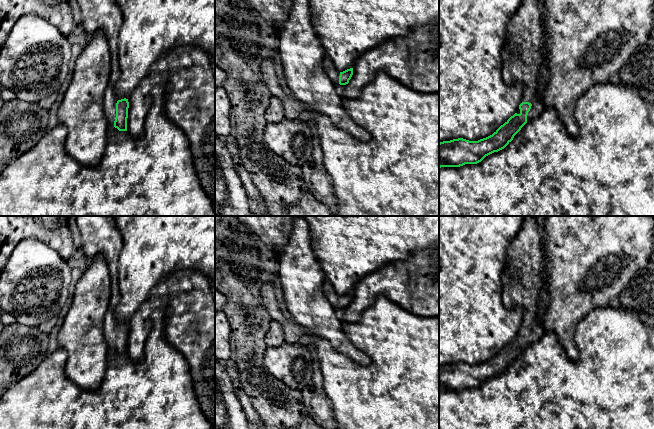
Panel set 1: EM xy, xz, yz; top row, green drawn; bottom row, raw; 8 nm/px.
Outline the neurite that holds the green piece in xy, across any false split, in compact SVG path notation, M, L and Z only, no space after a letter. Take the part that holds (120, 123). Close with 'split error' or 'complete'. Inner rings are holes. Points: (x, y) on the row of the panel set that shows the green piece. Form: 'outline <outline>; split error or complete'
outline M77 0L85 32L91 37L102 32L111 54L111 72L104 92L103 111L109 127L127 131L128 99L116 100L115 85L121 76L119 65L119 32L123 16L115 0Z; split error

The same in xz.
outline M325 55L323 58L323 67L328 75L328 77L331 79L331 81L335 85L346 85L349 83L349 80L351 79L353 75L353 68L347 69L343 72L339 72L335 66L332 60L329 56Z; split error

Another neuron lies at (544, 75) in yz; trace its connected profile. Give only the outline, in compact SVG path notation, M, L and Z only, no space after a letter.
M541 51L542 65L540 67L540 74L538 77L538 91L537 91L537 100L541 101L541 97L545 86L547 85L550 78L550 71L548 68L548 58L546 54Z

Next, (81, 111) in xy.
M97 32L75 61L72 80L58 108L58 119L67 130L65 149L80 164L96 166L102 159L110 128L103 111L104 92L111 72L111 54L104 33Z

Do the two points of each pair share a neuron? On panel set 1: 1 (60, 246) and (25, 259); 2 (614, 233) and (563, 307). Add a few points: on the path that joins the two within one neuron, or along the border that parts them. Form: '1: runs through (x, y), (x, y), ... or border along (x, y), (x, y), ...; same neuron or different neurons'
1: border along (32, 238), (39, 239), (47, 244), (66, 261); different neurons
2: runs through (596, 251), (588, 259), (575, 289); same neuron

